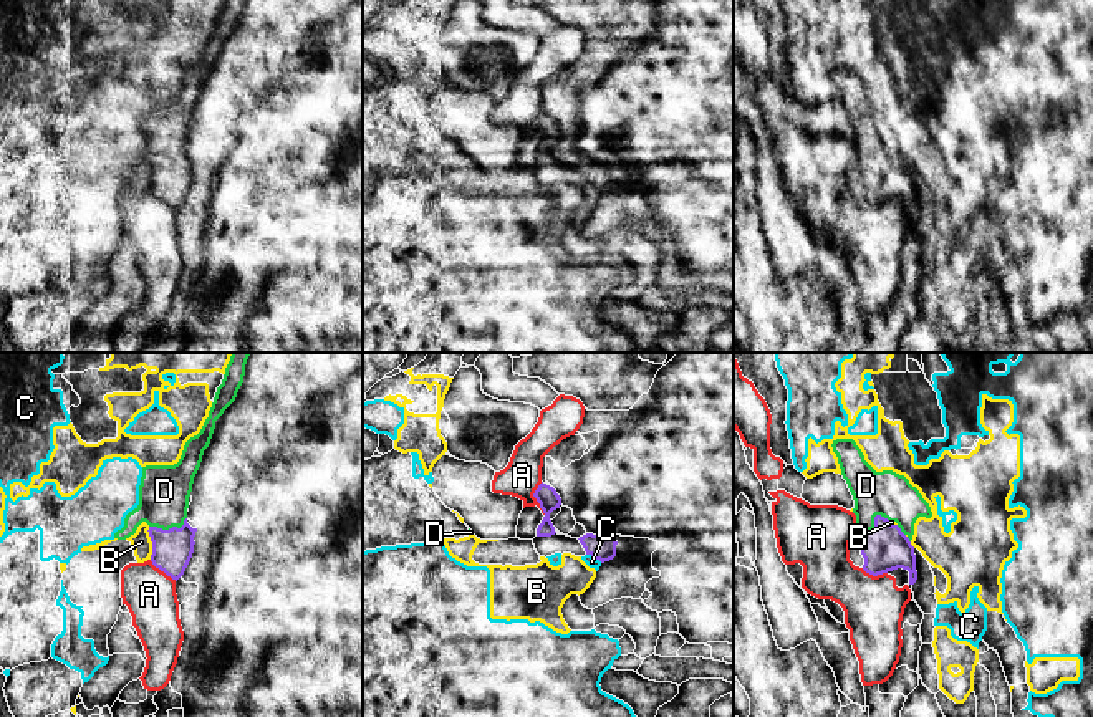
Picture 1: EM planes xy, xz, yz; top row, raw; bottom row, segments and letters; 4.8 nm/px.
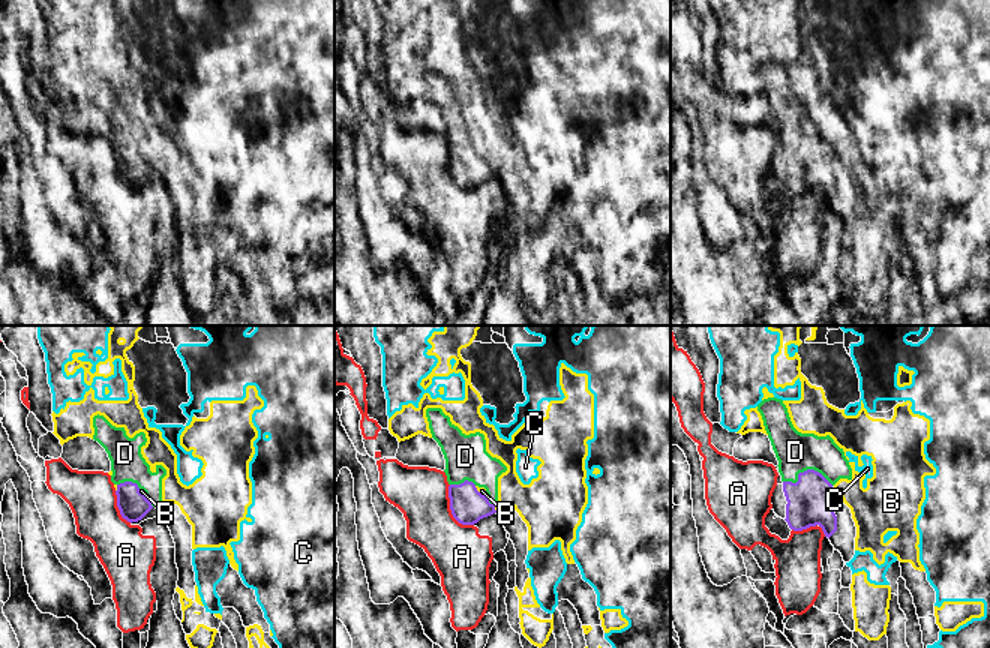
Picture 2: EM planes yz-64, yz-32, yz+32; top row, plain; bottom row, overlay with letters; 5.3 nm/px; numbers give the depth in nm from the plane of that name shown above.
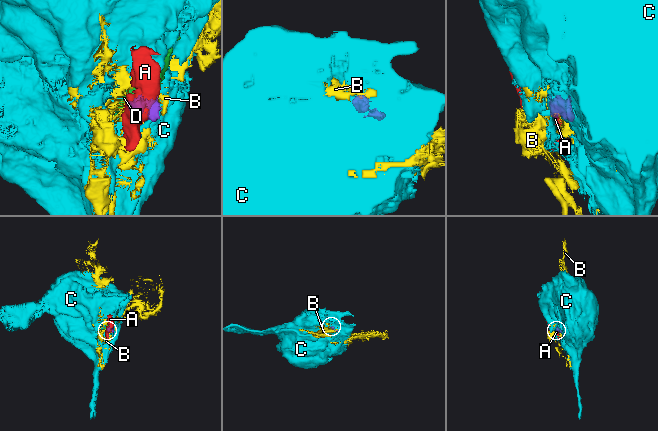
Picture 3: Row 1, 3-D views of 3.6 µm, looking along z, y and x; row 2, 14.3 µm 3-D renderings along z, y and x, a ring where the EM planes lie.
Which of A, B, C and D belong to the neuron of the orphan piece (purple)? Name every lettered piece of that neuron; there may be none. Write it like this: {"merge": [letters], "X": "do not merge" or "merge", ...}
{"merge": ["D"], "A": "do not merge", "B": "do not merge", "C": "do not merge", "D": "merge"}

